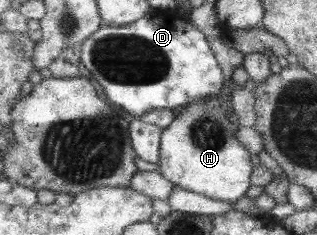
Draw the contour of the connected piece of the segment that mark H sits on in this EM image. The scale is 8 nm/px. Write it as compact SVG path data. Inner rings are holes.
M208 101L182 107L174 122L163 131L158 171L181 189L235 204L246 197L255 172L250 151L240 142L239 127L232 123L224 107L212 106Z

